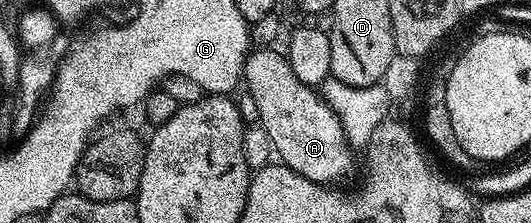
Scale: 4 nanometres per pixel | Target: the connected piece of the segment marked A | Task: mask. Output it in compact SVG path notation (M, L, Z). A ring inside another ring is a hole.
M252 50L243 66L245 91L255 105L258 126L269 137L271 150L284 167L314 183L342 184L339 182L349 178L355 167L356 155L345 137L343 123L316 88L297 81L297 73L293 73L286 54L277 52Z

